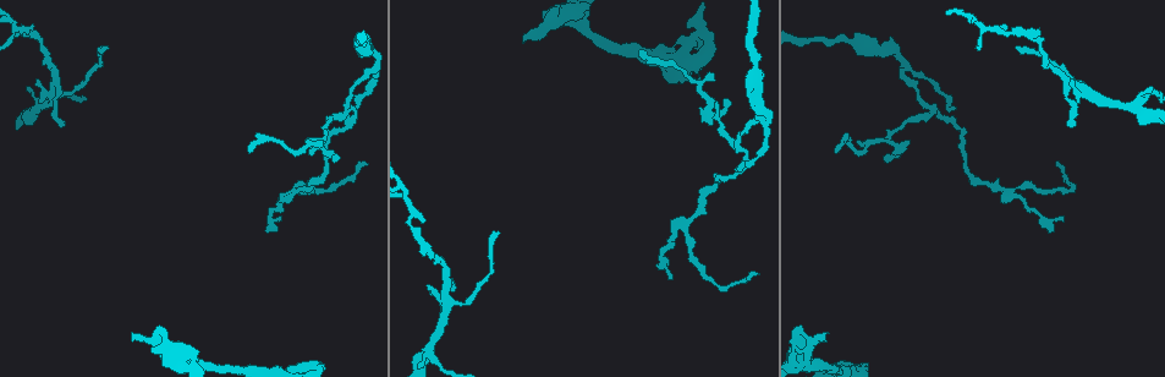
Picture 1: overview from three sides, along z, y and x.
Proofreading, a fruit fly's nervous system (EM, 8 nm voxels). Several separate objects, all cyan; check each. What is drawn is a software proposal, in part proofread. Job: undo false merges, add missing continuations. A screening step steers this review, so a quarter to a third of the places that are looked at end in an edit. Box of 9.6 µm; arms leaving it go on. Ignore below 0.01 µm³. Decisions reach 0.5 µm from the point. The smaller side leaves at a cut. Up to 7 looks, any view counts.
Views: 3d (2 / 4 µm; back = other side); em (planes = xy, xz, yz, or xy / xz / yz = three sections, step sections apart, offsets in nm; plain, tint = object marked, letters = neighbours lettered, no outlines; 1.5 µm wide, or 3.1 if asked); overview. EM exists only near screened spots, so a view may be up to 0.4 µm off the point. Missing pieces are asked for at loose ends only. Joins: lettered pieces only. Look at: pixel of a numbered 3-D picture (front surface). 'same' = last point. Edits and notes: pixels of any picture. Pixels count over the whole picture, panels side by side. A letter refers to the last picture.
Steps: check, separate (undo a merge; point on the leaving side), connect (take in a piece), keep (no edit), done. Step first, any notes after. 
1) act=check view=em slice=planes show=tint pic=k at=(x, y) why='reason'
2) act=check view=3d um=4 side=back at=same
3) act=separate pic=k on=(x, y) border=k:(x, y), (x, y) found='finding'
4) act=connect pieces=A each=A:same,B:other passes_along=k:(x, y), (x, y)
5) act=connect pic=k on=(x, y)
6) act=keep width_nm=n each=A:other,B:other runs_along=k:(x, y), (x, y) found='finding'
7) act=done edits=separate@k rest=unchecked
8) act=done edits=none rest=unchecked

act=check view=em slice=yz step=4 show=letters pic=1 at=(638, 53) why='thin end'

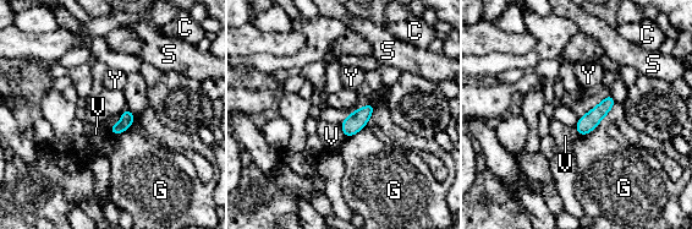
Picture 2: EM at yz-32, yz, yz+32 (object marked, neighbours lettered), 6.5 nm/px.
act=check view=em slice=planes show=letters at=same why='cut it another way'

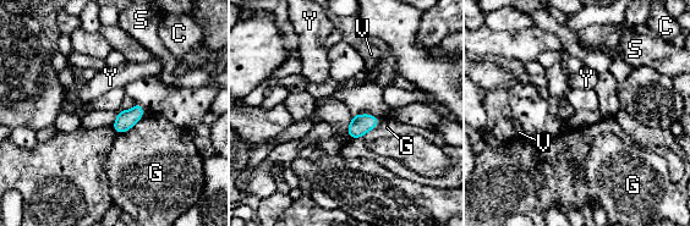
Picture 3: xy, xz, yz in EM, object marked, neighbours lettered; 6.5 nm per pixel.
act=keep each=C:other,G:other,S:other,V:other,Y:other border=3:(378, 120), (373, 128), (350, 138) found='no lettered piece goes on from it'

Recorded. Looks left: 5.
act=check view=em slice=yz step=8 show=tint pic=1 at=(828, 332) why='an open end'

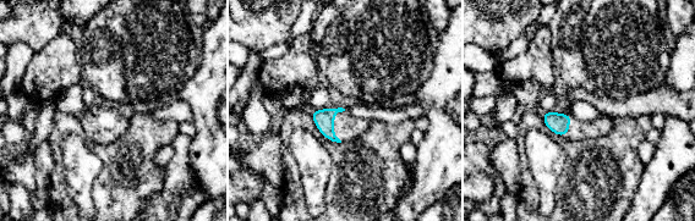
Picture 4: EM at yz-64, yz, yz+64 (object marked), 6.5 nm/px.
act=check view=em slice=planes show=letters at=same why='another direction'

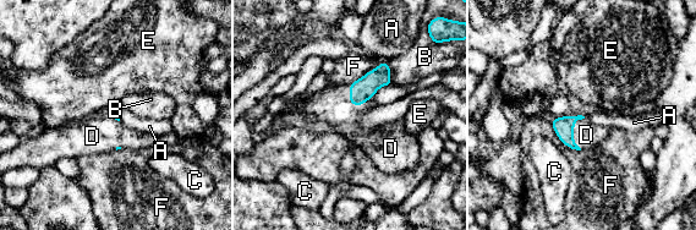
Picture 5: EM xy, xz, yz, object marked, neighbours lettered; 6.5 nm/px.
act=connect pieces=D each=A:other,B:other,C:other,D:same,E:other,F:other passes_along=5:(563, 126), (573, 130), (586, 135) found='it goes on there'

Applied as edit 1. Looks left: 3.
act=check view=em slice=planes show=letters pic=1 at=(1018, 47)

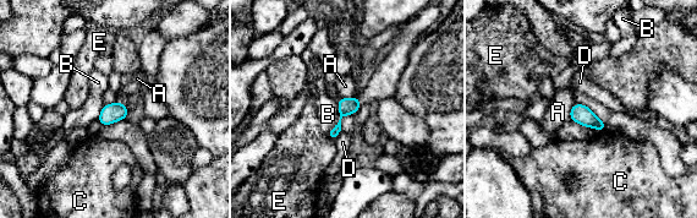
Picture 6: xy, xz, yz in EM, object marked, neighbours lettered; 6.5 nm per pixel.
act=keep width_nm=110 each=A:other,B:other,C:other,D:other,E:other border=6:(338, 102), (339, 121), (328, 136) found='no lettered piece goes on from it'

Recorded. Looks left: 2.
act=done edits=connect@5 rest=unchecked

